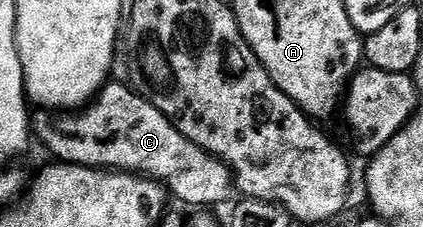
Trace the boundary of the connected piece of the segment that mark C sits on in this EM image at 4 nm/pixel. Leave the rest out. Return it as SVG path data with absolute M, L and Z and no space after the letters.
M107 81L98 91L96 97L81 112L71 113L69 116L54 116L37 123L36 138L43 142L57 161L71 166L92 166L105 168L111 172L125 172L143 178L149 178L161 184L171 195L174 194L186 206L194 208L214 208L226 197L232 194L232 171L221 158L215 158L207 150L201 150L192 140L185 138L175 126L170 123L150 103L149 97L135 92L123 82Z

